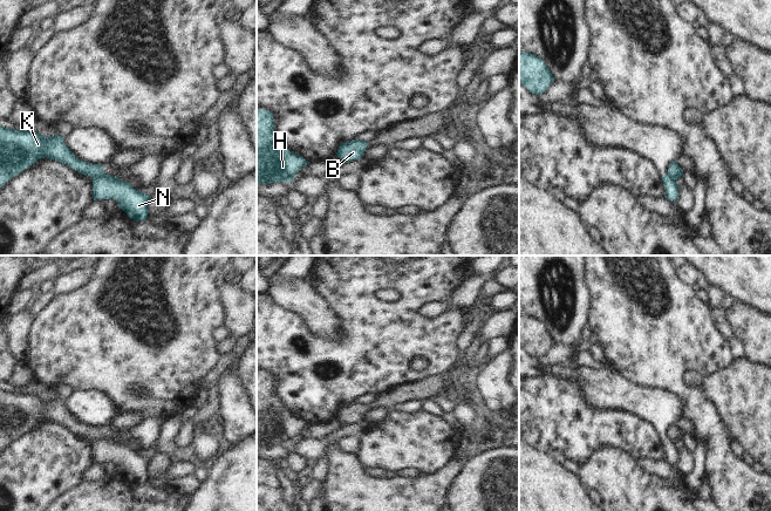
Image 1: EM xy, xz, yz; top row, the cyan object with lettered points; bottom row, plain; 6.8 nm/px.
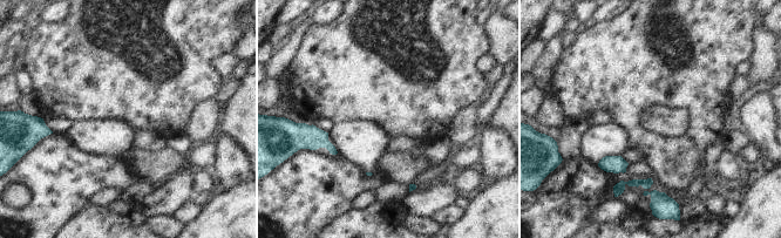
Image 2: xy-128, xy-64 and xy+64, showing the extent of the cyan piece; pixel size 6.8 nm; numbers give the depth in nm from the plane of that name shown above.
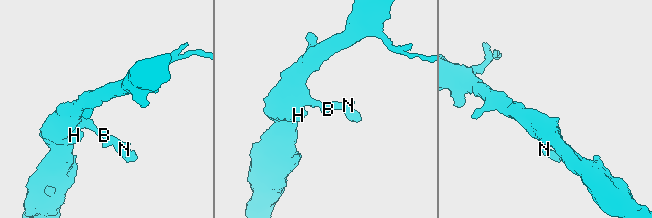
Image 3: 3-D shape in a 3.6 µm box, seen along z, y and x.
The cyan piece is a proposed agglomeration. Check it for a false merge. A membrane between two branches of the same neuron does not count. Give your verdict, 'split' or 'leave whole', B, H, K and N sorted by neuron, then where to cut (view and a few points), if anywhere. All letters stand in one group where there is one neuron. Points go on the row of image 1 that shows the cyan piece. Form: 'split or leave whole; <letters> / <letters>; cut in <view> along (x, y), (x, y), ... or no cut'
split; B H K / N; cut in xy along (103, 171), (93, 178)

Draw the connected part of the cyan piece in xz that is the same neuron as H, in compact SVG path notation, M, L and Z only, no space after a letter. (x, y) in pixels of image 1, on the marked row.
M257 109L257 183L292 182L307 161L289 151L274 134L273 114Z

